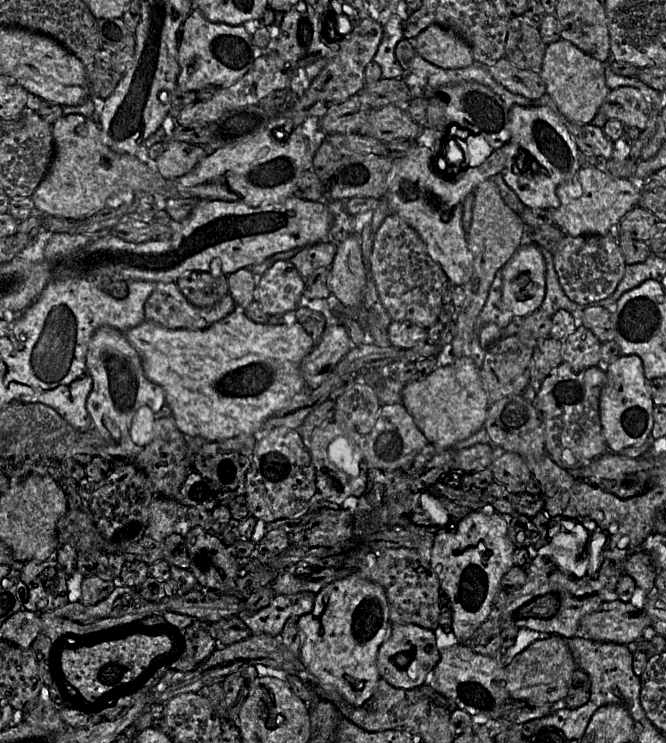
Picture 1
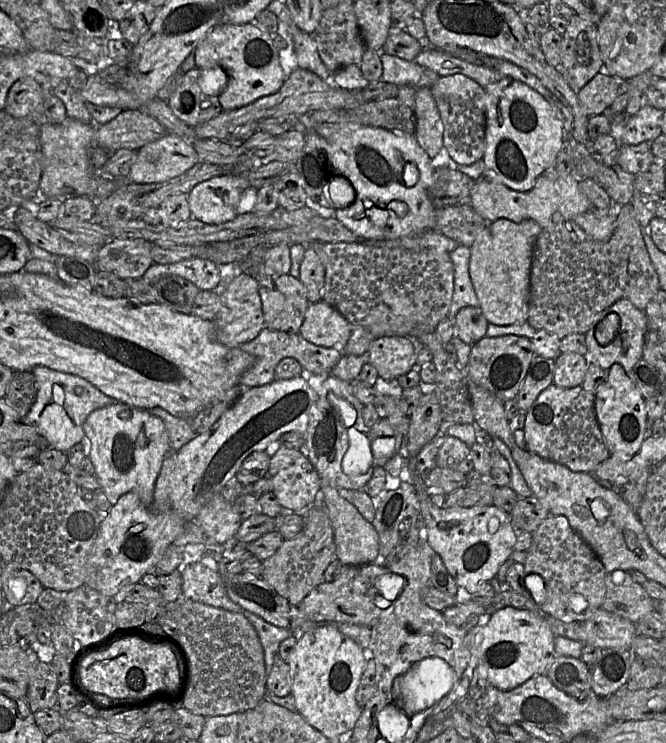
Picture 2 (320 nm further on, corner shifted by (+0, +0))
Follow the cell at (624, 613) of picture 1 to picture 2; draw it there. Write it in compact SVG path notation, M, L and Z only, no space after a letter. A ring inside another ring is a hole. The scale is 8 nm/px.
M504 607L489 616L484 625L468 631L470 661L462 676L471 680L476 666L483 666L488 685L502 691L512 690L536 675L546 674L557 656L555 637L543 616L526 609Z

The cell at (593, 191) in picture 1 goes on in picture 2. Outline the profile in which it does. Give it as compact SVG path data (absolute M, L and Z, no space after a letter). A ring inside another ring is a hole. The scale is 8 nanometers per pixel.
M541 175L535 186L528 192L514 191L496 178L483 177L476 180L472 188L470 204L487 222L509 219L519 223L531 219L542 229L553 227L564 220L574 220L576 216L589 210L589 201L579 188L579 179L575 175L558 179Z

